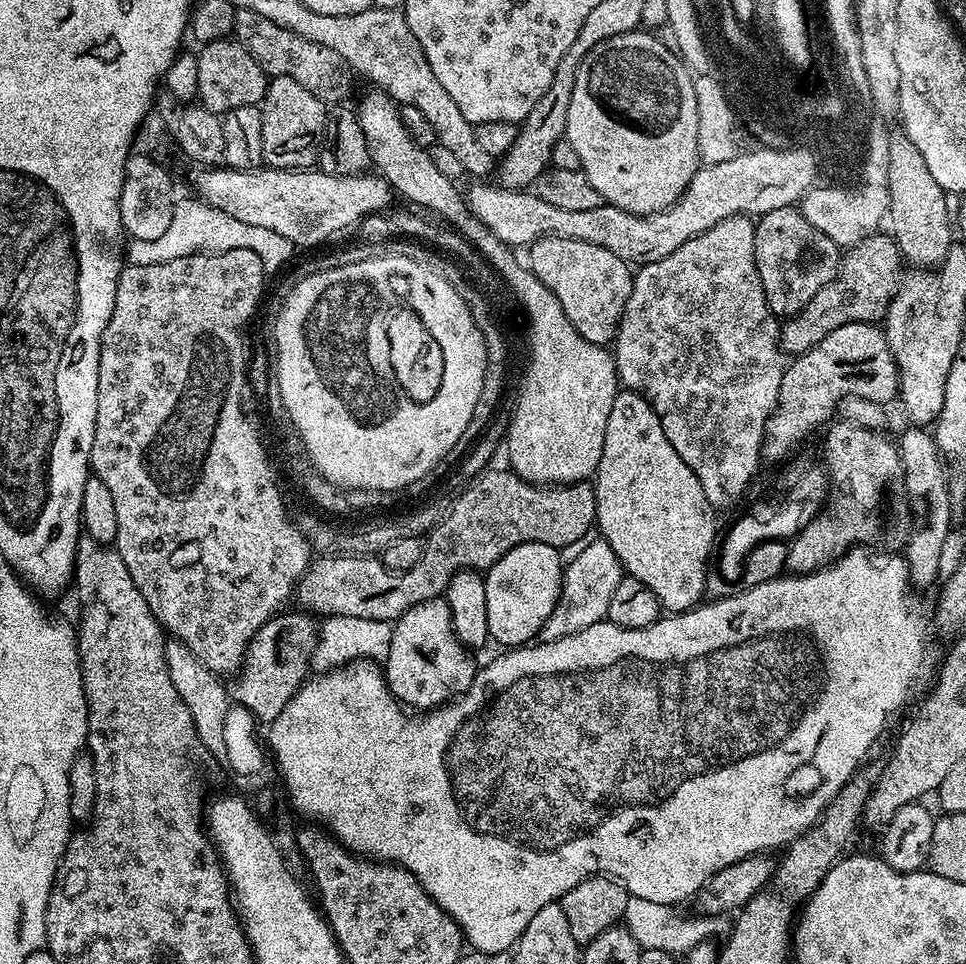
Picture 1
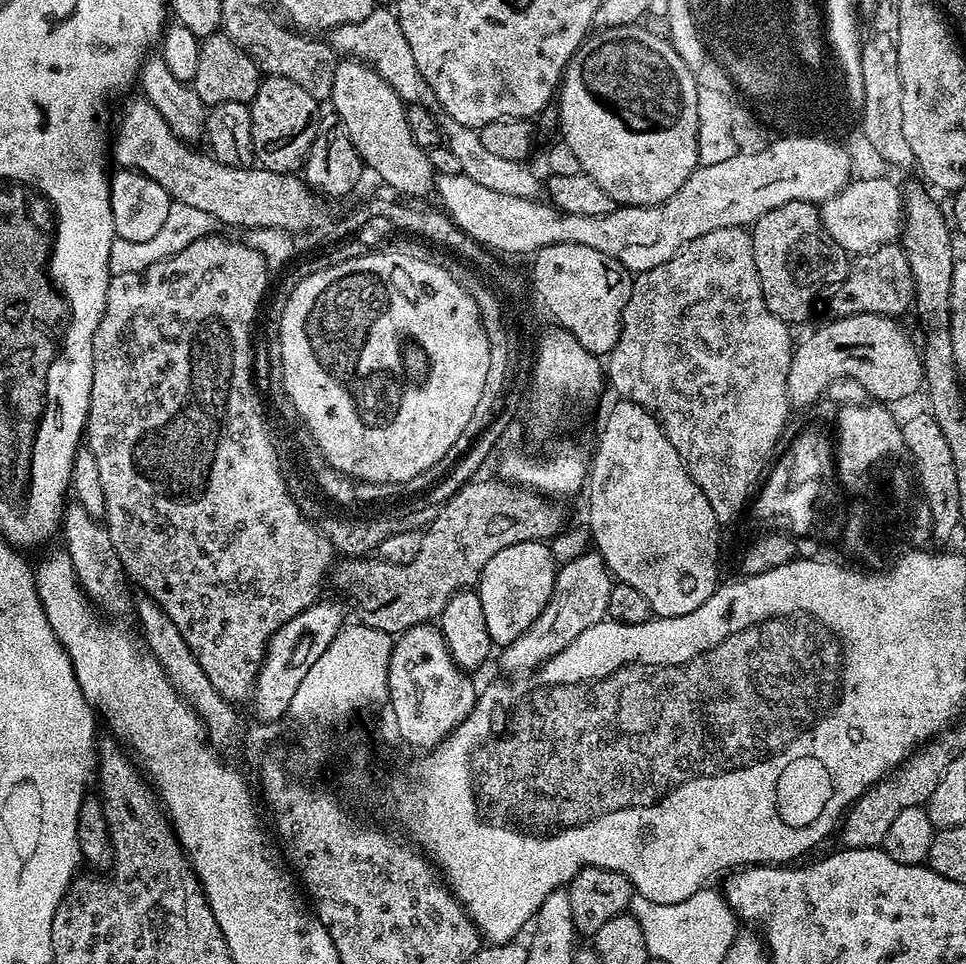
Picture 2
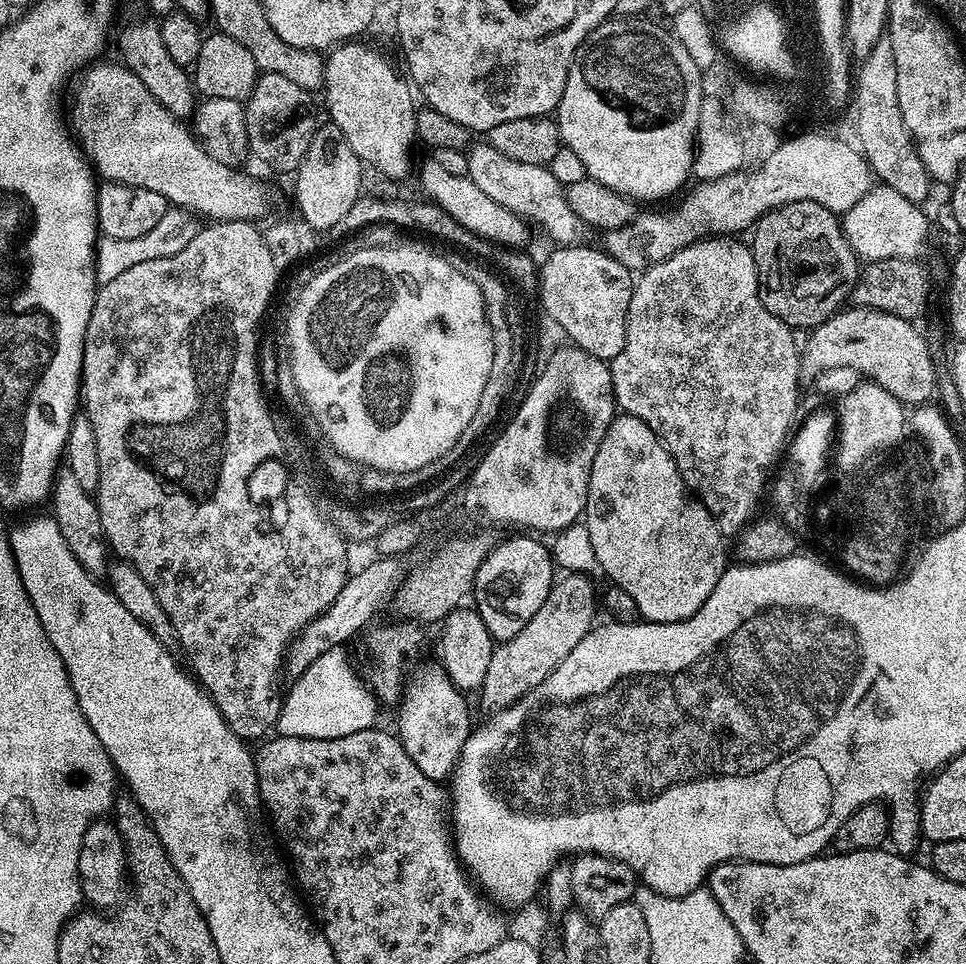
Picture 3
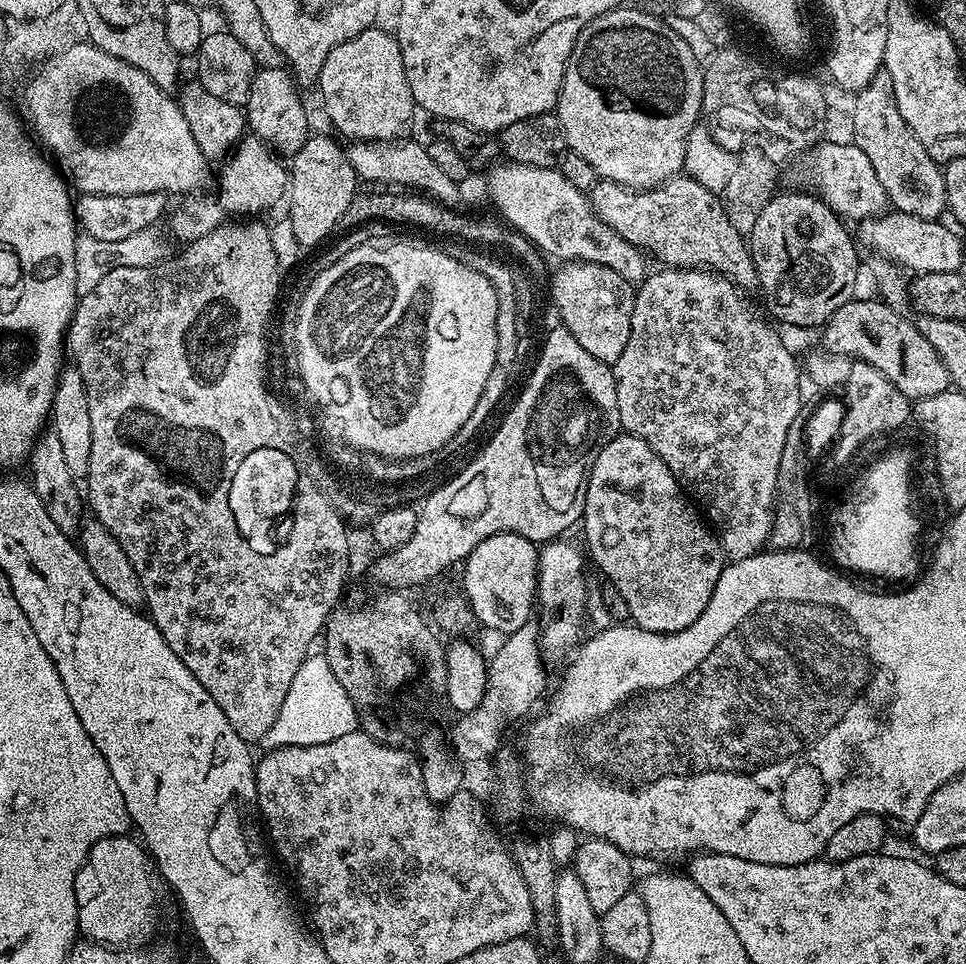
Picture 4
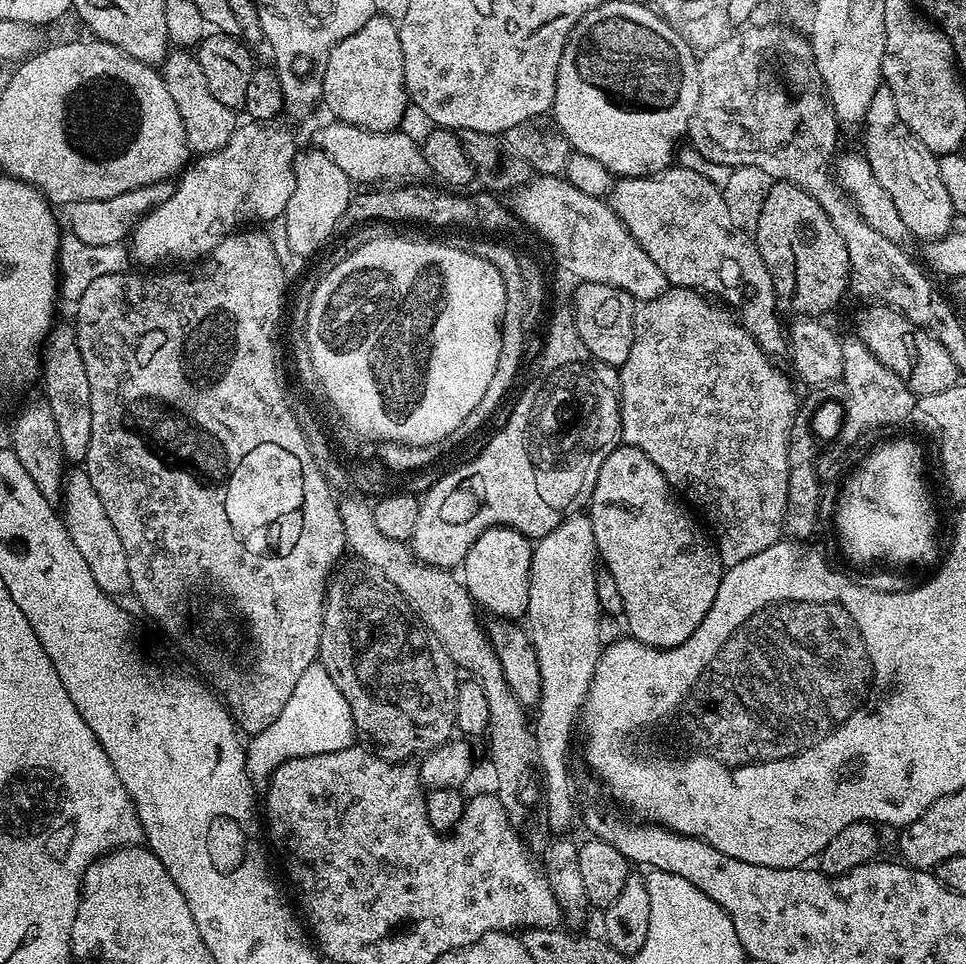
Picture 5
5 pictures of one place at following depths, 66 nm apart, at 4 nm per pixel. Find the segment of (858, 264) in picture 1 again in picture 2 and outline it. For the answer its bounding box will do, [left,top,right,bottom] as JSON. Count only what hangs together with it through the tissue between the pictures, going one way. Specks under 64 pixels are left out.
[832,243,916,318]

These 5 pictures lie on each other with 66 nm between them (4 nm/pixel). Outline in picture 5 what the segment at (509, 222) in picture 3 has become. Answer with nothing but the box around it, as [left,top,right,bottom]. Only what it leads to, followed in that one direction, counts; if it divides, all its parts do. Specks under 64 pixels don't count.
[315,119,430,186]

